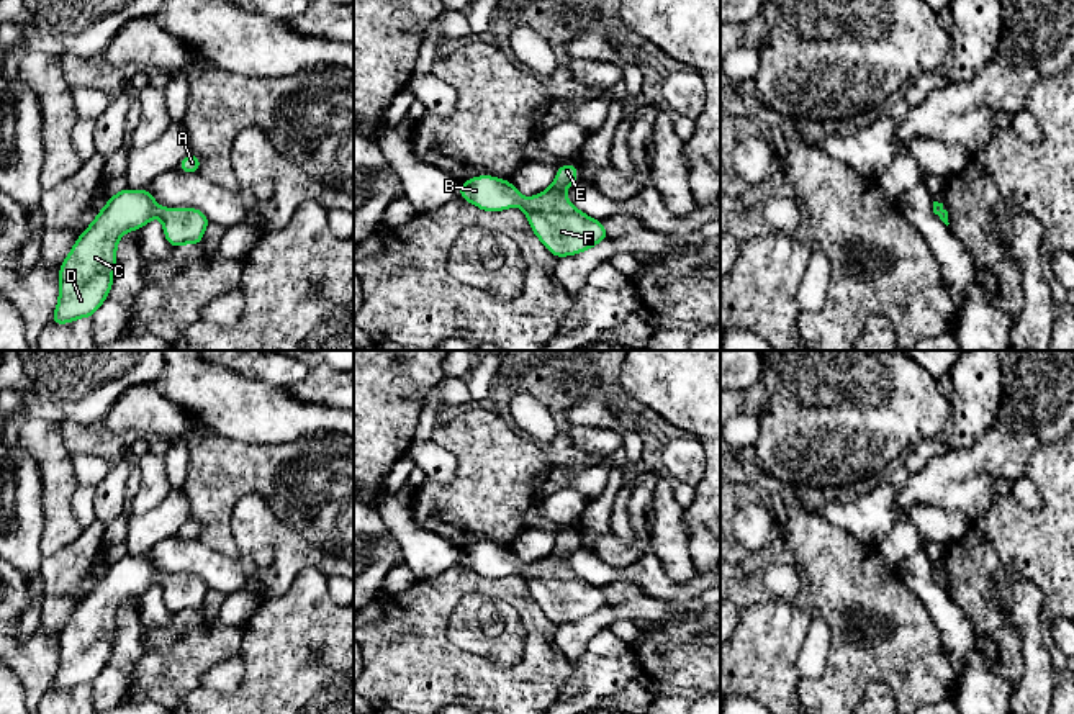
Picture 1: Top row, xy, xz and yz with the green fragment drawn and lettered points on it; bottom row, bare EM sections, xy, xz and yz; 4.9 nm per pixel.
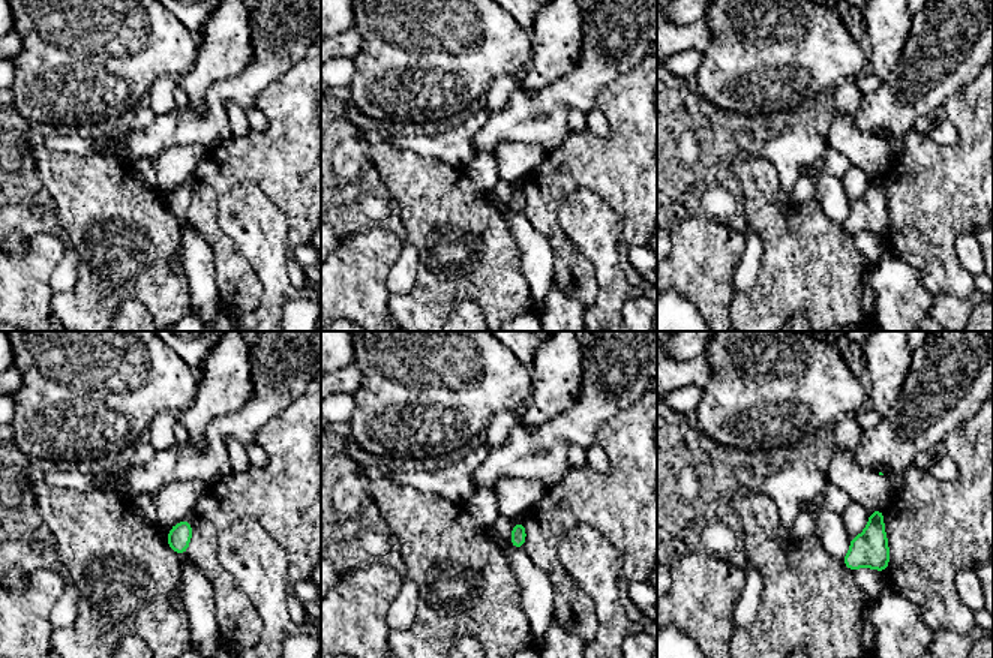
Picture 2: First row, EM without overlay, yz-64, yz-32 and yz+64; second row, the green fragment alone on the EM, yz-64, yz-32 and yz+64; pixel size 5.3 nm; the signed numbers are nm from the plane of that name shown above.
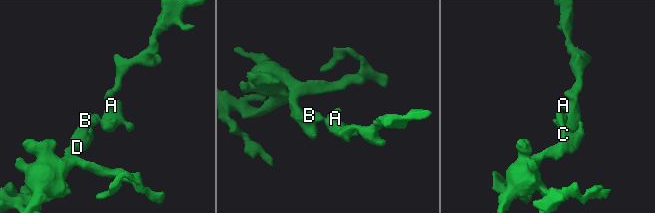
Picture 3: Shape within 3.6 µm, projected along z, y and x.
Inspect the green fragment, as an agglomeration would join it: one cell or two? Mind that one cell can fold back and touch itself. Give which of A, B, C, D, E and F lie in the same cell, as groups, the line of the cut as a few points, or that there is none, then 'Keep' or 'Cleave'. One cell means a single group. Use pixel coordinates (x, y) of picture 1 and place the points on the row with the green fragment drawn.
Groups: A B C D E F. No split. Keep

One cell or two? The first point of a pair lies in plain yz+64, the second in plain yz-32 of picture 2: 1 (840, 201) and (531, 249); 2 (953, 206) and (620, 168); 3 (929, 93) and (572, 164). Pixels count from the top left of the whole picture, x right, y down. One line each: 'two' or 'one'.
1: one
2: one
3: two

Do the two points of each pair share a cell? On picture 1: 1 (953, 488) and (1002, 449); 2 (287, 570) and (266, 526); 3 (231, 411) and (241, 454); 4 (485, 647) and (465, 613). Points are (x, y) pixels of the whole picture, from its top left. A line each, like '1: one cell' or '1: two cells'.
1: one cell
2: one cell
3: two cells
4: one cell

